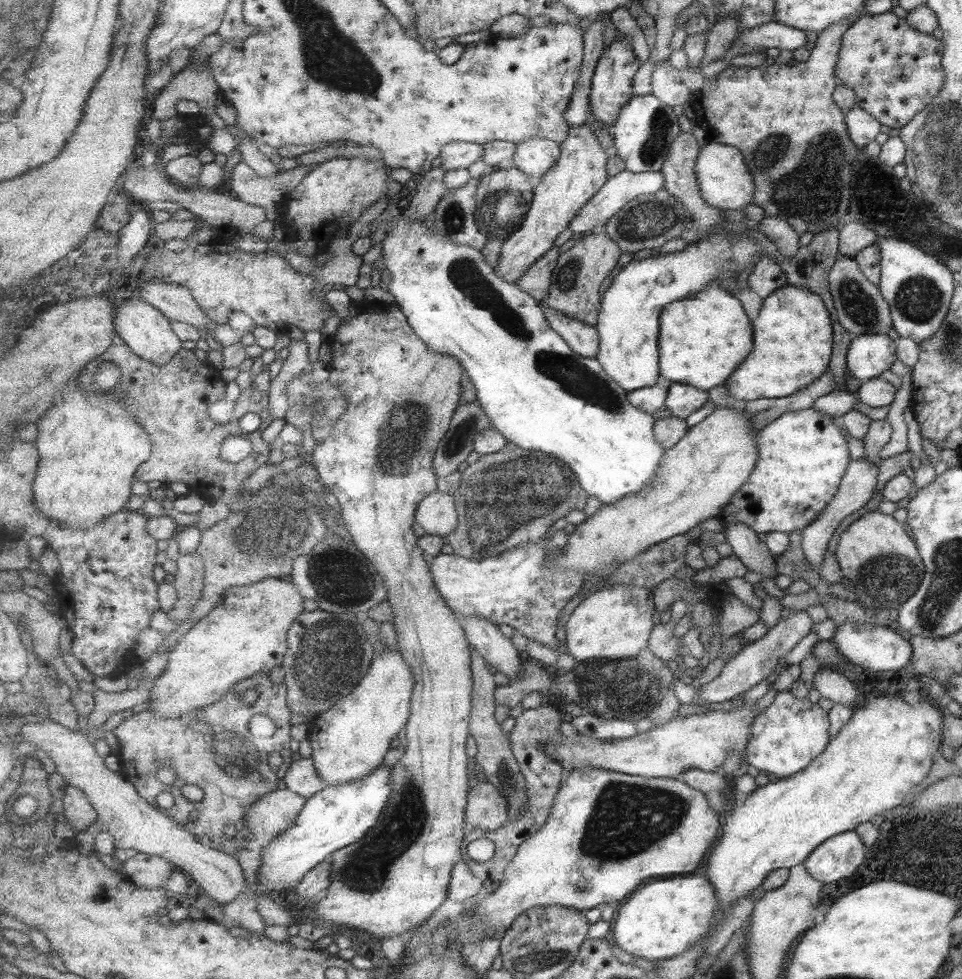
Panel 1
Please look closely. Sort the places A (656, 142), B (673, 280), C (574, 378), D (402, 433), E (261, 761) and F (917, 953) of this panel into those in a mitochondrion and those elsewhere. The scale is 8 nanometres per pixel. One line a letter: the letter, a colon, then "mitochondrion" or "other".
A: mitochondrion
B: other
C: mitochondrion
D: mitochondrion
E: mitochondrion
F: other

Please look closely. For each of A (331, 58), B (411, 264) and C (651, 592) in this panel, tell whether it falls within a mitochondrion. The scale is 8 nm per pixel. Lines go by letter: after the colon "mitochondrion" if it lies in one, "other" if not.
A: mitochondrion
B: other
C: other

